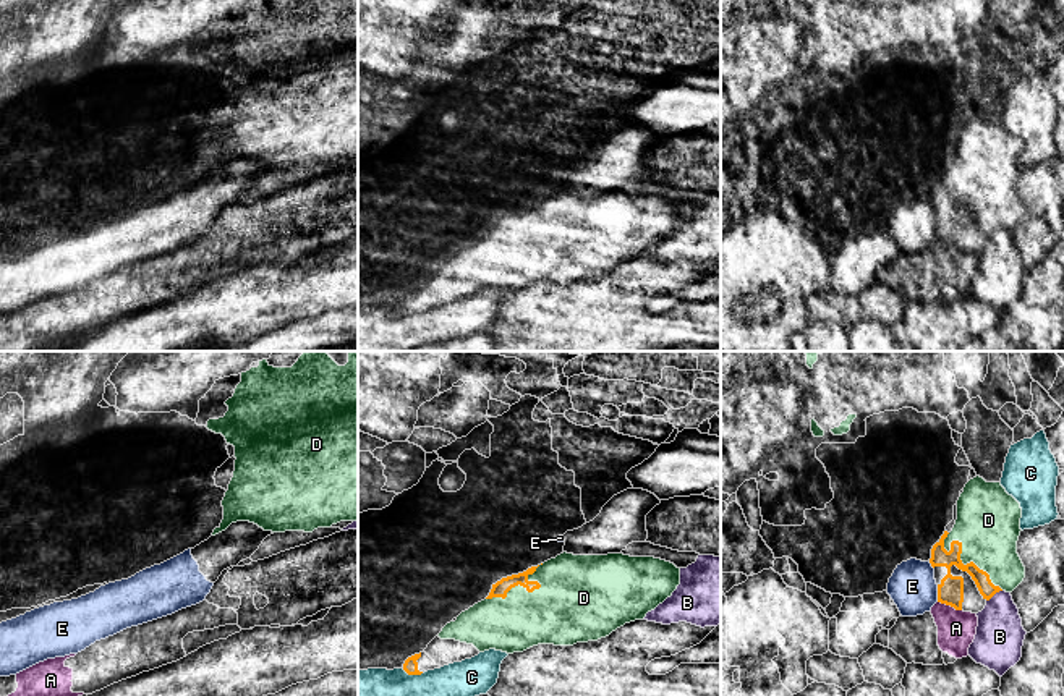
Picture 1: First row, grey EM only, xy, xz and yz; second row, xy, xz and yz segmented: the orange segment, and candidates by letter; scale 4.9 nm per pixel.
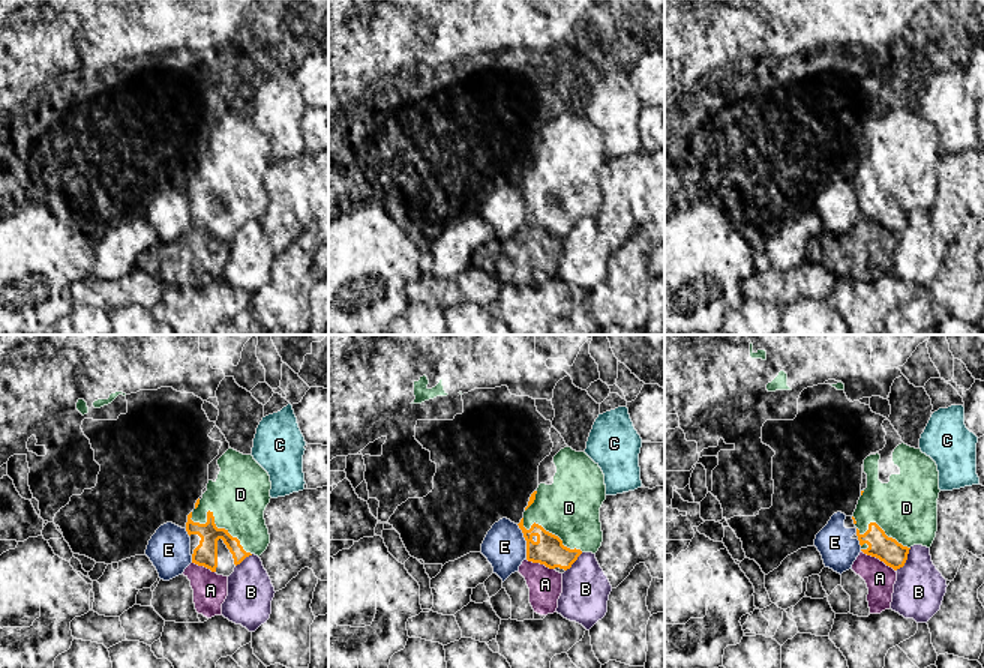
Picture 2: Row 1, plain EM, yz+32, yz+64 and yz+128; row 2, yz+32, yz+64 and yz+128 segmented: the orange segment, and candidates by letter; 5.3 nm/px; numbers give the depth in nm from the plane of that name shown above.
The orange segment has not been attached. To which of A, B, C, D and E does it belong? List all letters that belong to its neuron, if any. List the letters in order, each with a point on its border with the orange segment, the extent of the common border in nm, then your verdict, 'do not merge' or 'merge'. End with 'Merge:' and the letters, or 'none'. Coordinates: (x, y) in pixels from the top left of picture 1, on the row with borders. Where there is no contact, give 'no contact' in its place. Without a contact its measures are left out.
A: contact yz (949, 604); length 130 nm; do not merge
B: contact yz (993, 594); length 100 nm; do not merge
C: contact xz (412, 674); length 110 nm; do not merge
D: contact yz (959, 557); length 400 nm; merge
E: contact yz (938, 593); length 90 nm; do not merge
Merge: D

